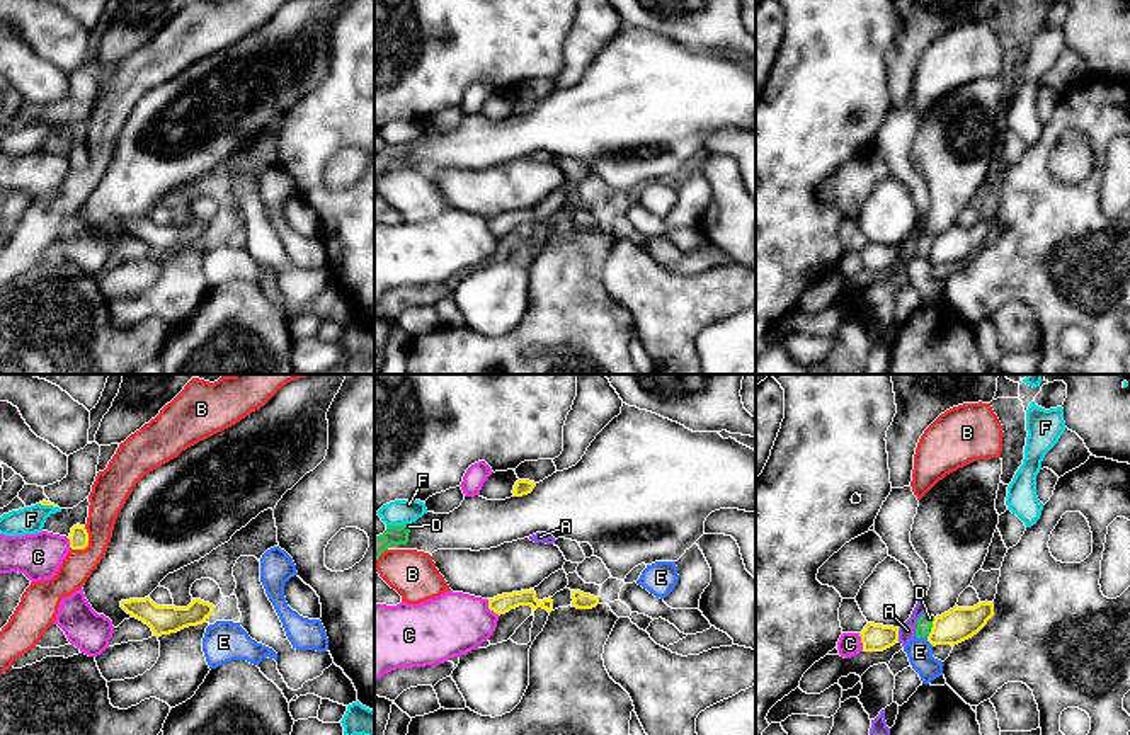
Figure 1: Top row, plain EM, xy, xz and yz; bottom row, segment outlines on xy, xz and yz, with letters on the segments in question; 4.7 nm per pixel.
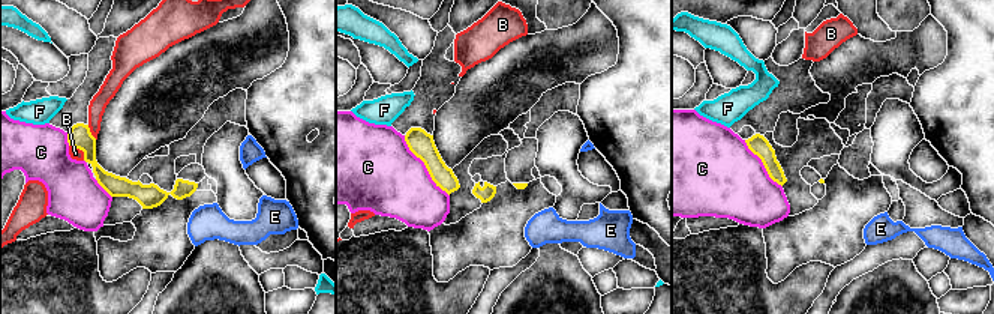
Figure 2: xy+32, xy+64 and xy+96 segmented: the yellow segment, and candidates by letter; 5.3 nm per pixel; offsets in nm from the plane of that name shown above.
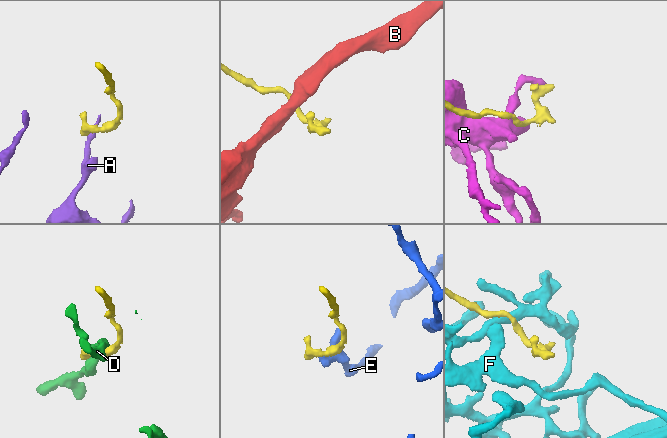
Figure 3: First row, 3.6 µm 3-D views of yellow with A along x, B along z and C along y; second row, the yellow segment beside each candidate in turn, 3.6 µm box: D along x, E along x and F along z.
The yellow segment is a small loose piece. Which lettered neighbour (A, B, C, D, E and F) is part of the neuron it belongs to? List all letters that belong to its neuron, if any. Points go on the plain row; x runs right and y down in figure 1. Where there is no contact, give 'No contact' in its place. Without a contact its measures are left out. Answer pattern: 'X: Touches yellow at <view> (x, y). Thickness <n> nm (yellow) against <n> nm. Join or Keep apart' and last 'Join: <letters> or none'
A: Touches yellow at yz (897, 254). Thickness 130 nm (yellow) against 80 nm. Keep apart
B: Touches yellow at xy (87, 164). Thickness 100 nm (yellow) against 170 nm. Keep apart
C: Touches yellow at xz (490, 228). Thickness 90 nm (yellow) against 300 nm. Keep apart
D: Touches yellow at yz (931, 247). Thickness 160 nm (yellow) against 80 nm. Keep apart
E: Touches yellow at yz (930, 261). Thickness 160 nm (yellow) against 120 nm. Keep apart
F: Touches yellow at xy (48, 123). Thickness 20 nm (yellow) against 130 nm. Keep apart
Join: none

